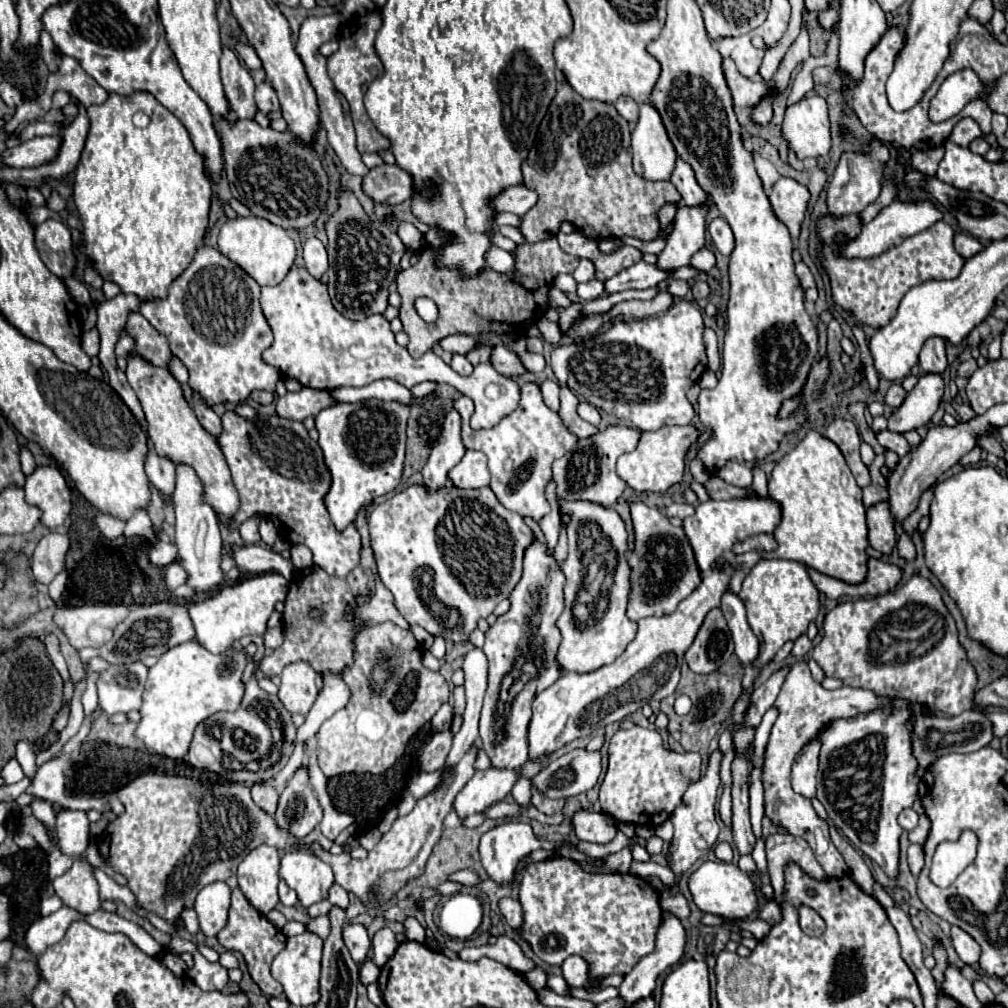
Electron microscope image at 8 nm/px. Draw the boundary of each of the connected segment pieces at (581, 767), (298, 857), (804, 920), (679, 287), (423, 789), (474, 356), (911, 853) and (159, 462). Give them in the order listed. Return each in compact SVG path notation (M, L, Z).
M573 749L541 769L533 783L551 799L567 799L589 791L601 775L601 753Z
M291 851L281 857L279 877L297 891L299 903L309 907L327 897L329 887L333 885L333 871L313 853Z
M799 905L797 911L799 911L799 925L801 925L805 935L817 937L817 935L821 935L825 931L825 921L821 919L821 915L817 911L813 911L813 909L805 907L805 905Z
M673 279L671 285L669 285L669 293L675 295L675 297L685 297L685 293L691 289L691 285L687 281L681 281L681 279Z
M435 771L435 773L417 773L409 779L409 793L415 795L415 799L435 791L441 785L441 777L443 771Z
M479 345L479 347L475 347L473 351L469 351L465 357L467 357L471 363L491 363L491 361L489 361L491 351L493 351L491 345Z
M909 845L907 861L909 861L909 869L911 869L911 873L917 877L919 871L923 869L923 847L921 847L921 845Z
M149 441L149 453L145 457L145 473L159 491L171 495L175 487L175 465L169 461L169 457L157 455L151 441Z

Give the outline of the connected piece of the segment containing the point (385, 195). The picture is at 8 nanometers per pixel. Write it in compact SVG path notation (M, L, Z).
M381 165L363 177L363 191L383 205L399 205L413 197L413 177L397 165Z

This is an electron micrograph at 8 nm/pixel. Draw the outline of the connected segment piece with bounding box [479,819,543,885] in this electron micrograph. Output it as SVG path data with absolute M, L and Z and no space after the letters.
M511 819L483 833L479 855L489 877L505 885L513 879L517 861L541 847L543 843L535 837L529 823Z

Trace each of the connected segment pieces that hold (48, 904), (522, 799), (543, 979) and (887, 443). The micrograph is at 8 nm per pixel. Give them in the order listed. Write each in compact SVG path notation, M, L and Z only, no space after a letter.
M51 895L41 900L40 902L40 914L43 916L50 915L58 911L63 906L63 902L56 895Z
M519 777L517 779L517 783L513 785L513 797L515 797L515 801L517 803L529 803L529 797L531 797L531 779L527 779L527 777Z
M535 967L535 969L531 969L531 971L525 971L525 973L521 973L523 977L525 977L525 981L533 987L533 989L543 989L543 987L547 987L547 975L539 969L539 967Z
M883 429L883 431L875 433L875 437L877 437L879 445L883 445L883 447L889 449L889 451L895 451L899 457L903 457L903 455L911 449L909 443L905 441L905 437L903 437L901 433L891 433L891 431Z

